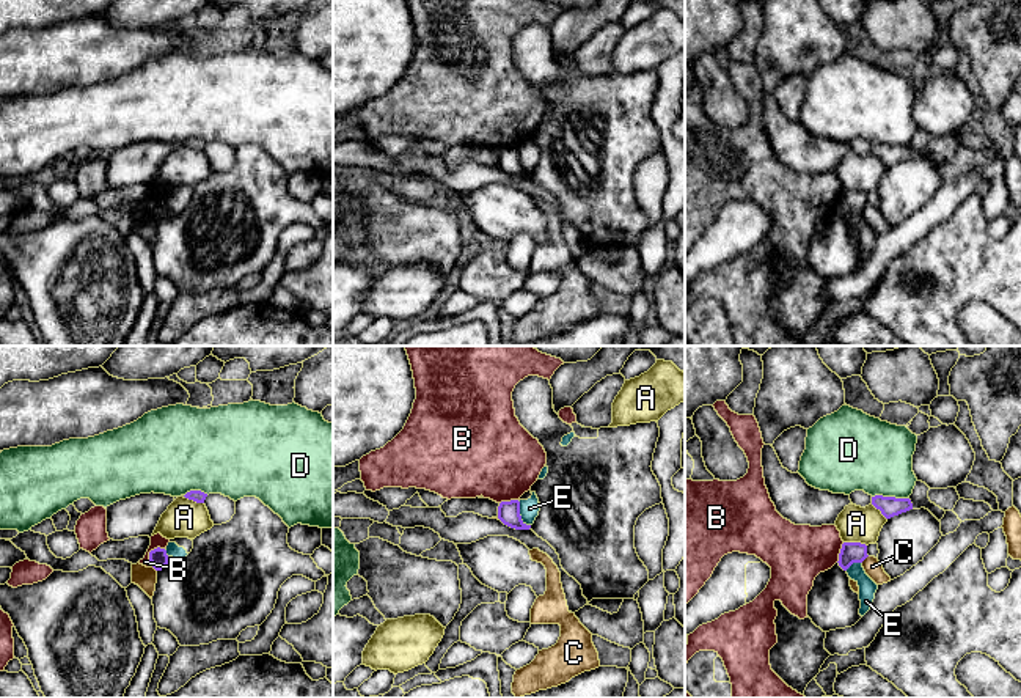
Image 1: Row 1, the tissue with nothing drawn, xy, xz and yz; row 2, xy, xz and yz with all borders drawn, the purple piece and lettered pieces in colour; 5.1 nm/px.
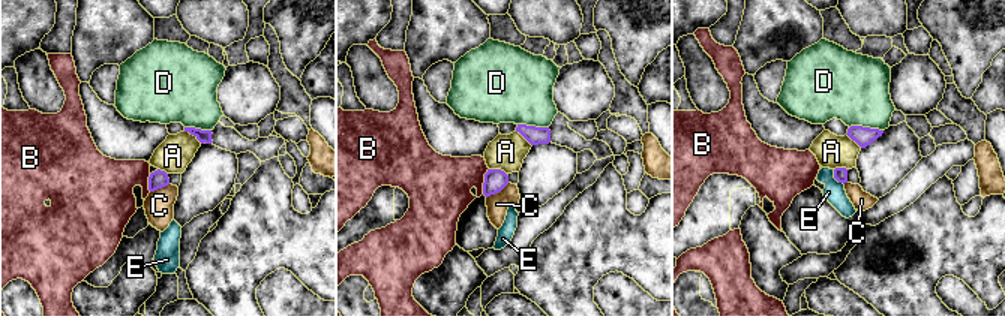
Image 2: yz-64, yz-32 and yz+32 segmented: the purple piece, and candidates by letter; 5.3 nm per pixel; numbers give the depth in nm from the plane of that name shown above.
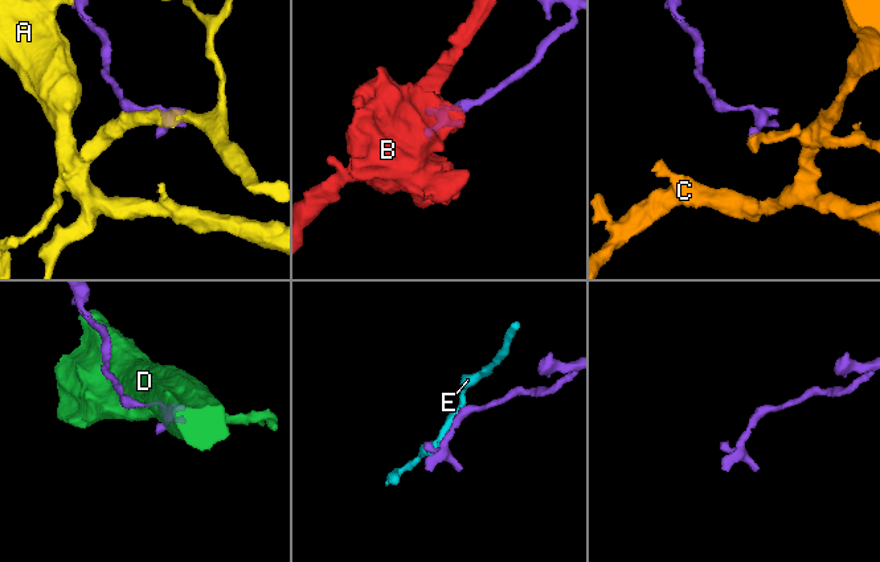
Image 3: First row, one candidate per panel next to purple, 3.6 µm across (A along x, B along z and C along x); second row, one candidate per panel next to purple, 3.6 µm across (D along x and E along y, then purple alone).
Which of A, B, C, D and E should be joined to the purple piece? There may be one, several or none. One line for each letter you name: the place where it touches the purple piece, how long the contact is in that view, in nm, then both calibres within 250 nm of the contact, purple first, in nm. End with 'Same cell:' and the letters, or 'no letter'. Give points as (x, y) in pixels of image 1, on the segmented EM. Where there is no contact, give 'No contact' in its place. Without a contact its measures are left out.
Same cell: no letter

